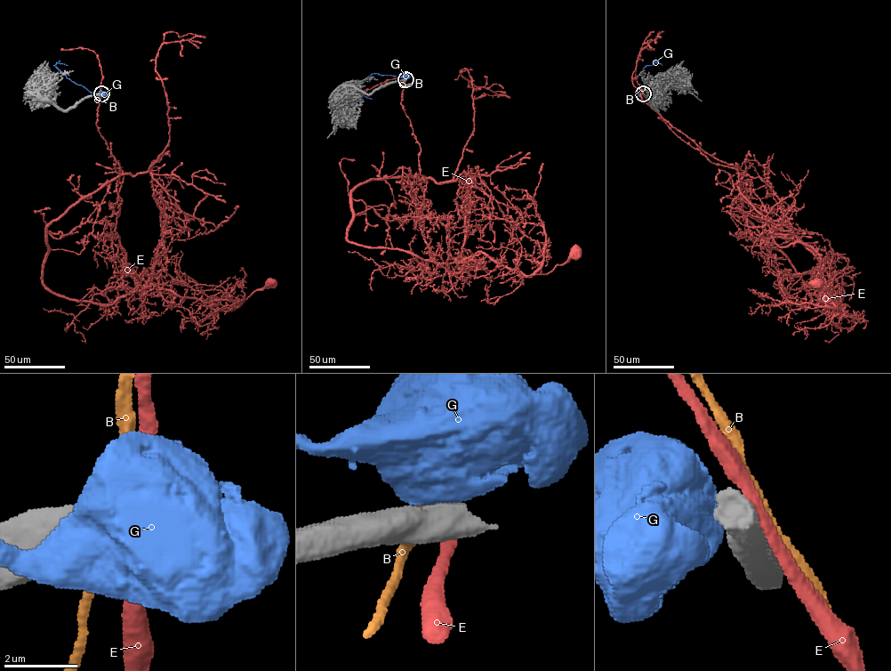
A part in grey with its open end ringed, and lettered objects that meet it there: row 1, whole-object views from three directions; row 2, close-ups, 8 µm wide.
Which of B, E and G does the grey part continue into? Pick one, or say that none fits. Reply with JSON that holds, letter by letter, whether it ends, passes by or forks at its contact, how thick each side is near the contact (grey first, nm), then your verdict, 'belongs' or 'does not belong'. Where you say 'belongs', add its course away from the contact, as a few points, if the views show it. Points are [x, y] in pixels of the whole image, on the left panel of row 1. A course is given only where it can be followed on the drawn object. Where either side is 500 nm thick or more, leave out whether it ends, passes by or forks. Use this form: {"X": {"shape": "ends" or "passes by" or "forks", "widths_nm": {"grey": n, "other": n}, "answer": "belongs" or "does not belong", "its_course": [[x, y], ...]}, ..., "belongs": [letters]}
{"B": {"widths_nm": {"grey": 850, "other": 240}, "answer": "does not belong"}, "E": {"widths_nm": {"grey": 600, "other": 360}, "answer": "does not belong"}, "G": {"widths_nm": {"grey": 600, "other": 1100}, "answer": "does not belong"}, "belongs": []}

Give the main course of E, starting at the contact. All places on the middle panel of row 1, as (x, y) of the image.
E: (405, 79), (424, 176), (397, 181), (414, 189), (430, 257), (482, 252), (532, 275), (577, 254)

